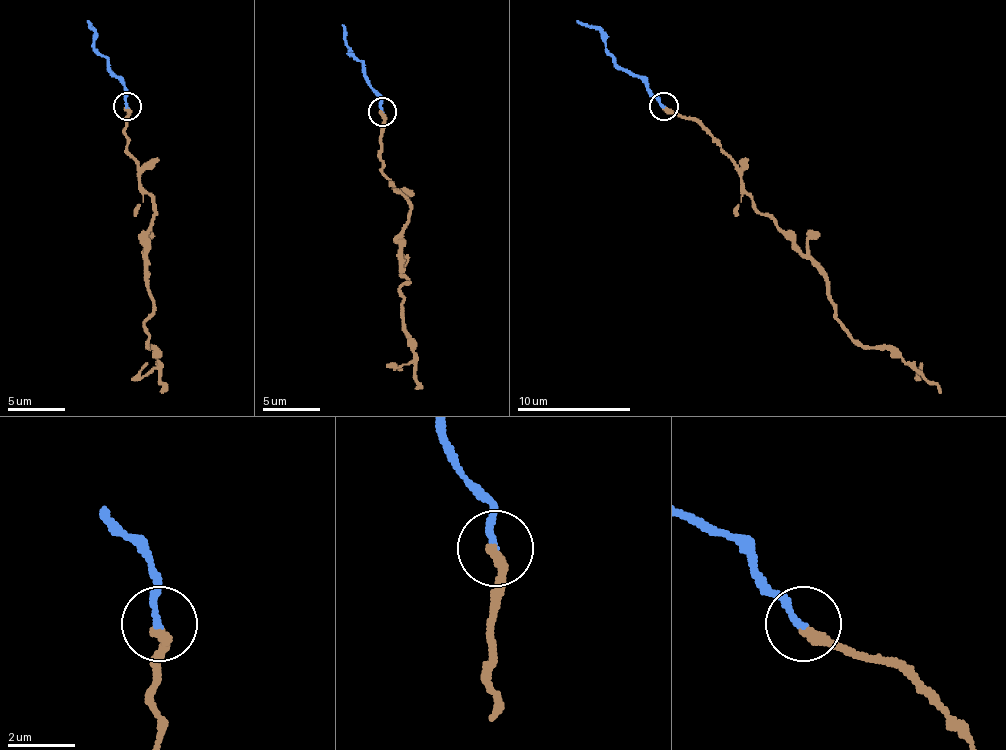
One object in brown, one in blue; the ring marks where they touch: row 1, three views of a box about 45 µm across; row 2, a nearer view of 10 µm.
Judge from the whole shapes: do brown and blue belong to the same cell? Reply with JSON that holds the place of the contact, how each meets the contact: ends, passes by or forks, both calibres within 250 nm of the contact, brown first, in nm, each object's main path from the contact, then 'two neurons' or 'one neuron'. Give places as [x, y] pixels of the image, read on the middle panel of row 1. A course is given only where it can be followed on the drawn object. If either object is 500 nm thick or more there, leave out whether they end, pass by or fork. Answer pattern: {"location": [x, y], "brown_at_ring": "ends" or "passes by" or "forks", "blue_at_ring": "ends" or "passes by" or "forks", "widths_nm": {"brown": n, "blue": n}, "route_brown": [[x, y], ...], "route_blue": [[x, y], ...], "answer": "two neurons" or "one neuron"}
{"location": [382, 112], "brown_at_ring": "ends", "blue_at_ring": "ends", "widths_nm": {"brown": 300, "blue": 200}, "route_brown": [[383, 112], [380, 158], [394, 189], [408, 201], [403, 229], [408, 281], [400, 295], [414, 389]], "route_blue": [[383, 112], [380, 95], [368, 84], [363, 64], [349, 53], [343, 24]], "answer": "one neuron"}

